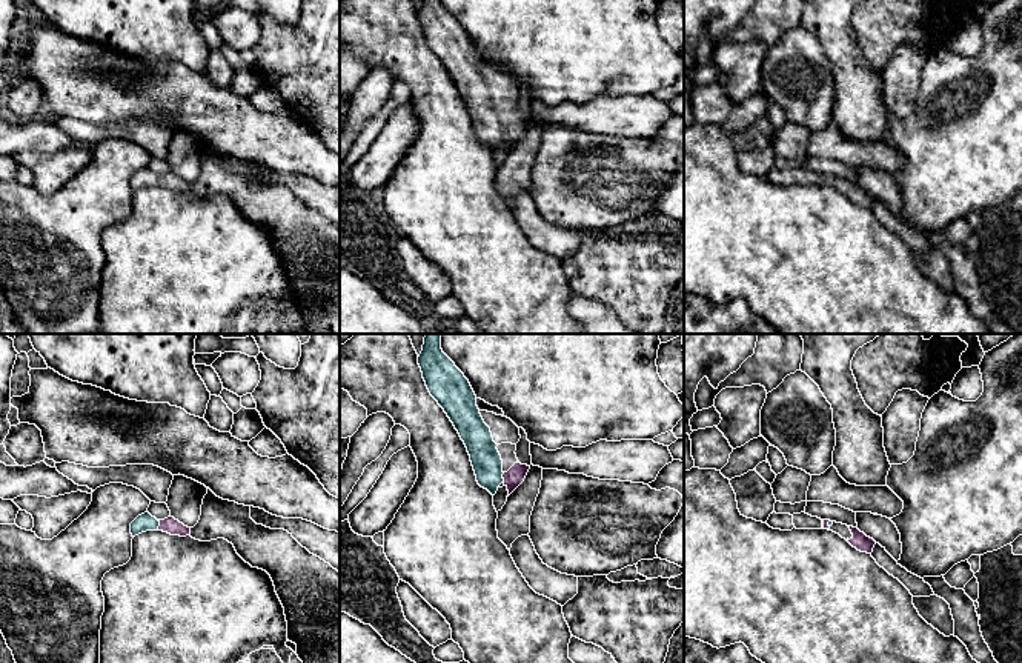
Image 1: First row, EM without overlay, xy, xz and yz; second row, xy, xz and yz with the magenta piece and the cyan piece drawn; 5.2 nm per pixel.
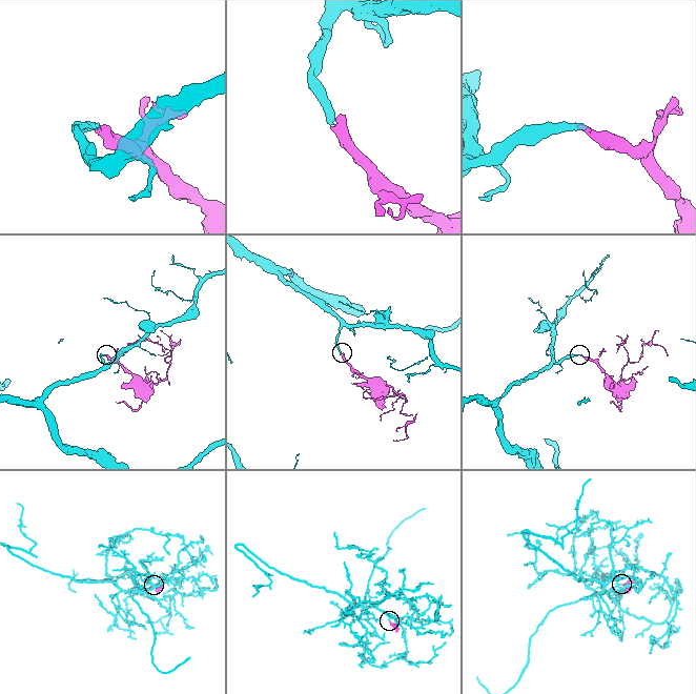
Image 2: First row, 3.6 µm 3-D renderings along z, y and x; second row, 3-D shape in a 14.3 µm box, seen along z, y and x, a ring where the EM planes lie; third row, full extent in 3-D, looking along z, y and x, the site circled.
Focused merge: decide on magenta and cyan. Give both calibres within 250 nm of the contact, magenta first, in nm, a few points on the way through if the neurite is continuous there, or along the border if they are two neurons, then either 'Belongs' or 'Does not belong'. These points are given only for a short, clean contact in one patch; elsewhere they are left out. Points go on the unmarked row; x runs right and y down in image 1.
Thickness 100 nm (magenta) against 160 nm. Path across: xz (514, 133), (503, 133), (486, 116). Belongs

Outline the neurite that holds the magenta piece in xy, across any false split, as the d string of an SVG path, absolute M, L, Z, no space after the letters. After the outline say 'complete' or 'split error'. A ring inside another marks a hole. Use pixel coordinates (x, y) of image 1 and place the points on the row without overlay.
M144 168L138 171L132 178L131 178L131 189L132 192L146 188L146 186L163 186L171 191L180 191L186 192L191 191L191 183L184 182L174 172L168 172L164 175L157 175L152 172L149 168Z; split error

